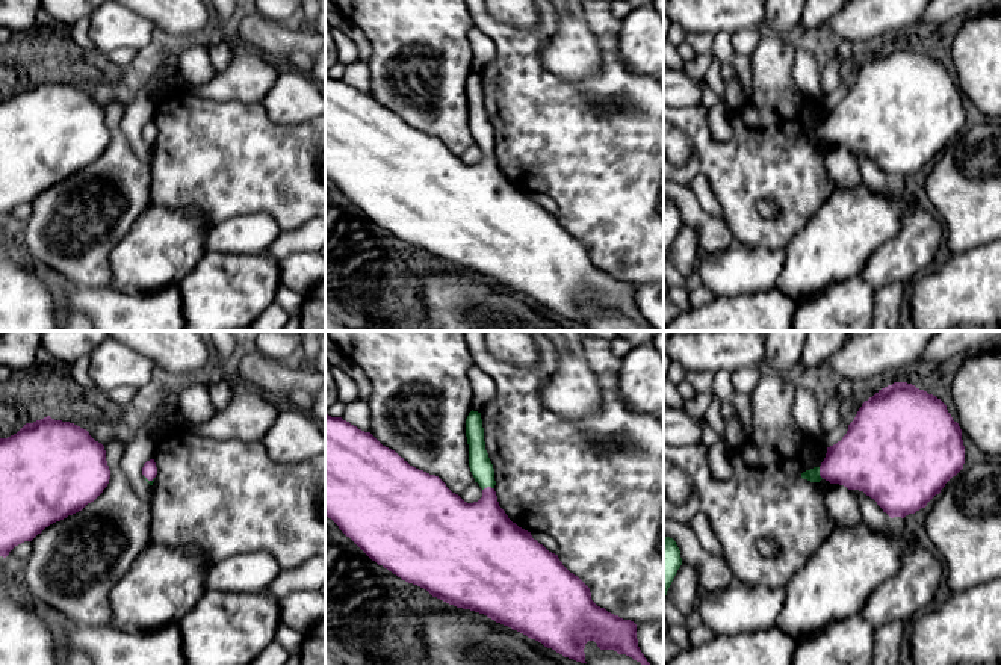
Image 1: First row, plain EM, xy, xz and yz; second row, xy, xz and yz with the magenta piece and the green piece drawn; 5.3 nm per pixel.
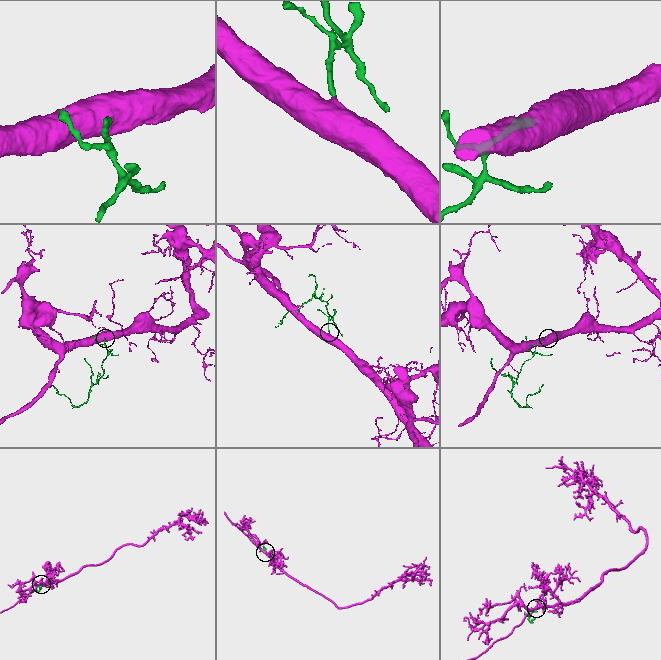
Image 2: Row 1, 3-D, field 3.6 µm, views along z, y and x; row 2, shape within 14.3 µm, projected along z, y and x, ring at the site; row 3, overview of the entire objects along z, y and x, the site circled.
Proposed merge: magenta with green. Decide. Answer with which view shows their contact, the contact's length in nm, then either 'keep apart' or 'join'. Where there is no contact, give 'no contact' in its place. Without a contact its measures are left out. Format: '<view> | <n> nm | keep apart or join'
xz | 70 nm | join

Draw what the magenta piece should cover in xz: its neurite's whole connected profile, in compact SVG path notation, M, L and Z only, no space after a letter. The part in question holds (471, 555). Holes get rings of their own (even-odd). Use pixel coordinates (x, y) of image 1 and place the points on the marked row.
M473 410L469 413L466 437L469 467L475 482L482 488L482 497L473 503L452 493L439 476L410 466L370 432L325 413L325 515L372 561L402 580L426 589L432 597L484 614L581 663L587 663L585 644L594 641L600 650L614 650L641 665L650 665L638 647L637 624L597 606L591 600L590 588L562 565L558 555L534 540L531 532L513 523L499 506L494 469L485 450L481 413Z

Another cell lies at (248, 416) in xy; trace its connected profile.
M236 393L231 402L207 422L194 425L178 411L169 417L169 429L216 440L262 441L280 414L281 405L257 393Z

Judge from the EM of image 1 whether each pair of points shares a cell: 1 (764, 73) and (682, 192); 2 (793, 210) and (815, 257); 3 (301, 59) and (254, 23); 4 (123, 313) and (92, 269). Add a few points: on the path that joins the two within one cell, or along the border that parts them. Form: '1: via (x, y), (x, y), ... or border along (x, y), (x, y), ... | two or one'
1: border along (679, 183), (690, 188) | two
2: border along (824, 201), (785, 250) | two
3: border along (309, 53), (291, 52), (275, 62) | two
4: border along (108, 284), (74, 287) | two

